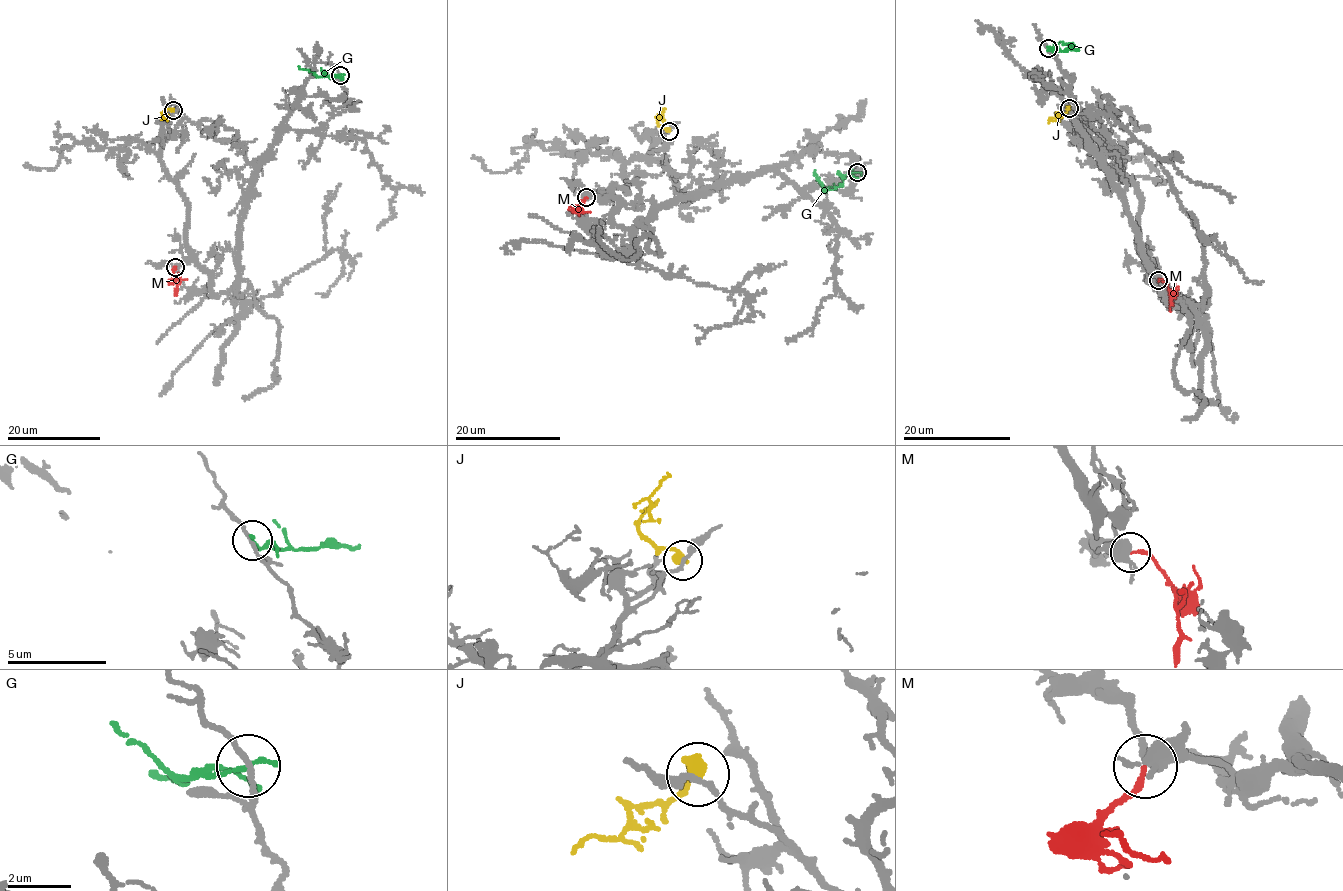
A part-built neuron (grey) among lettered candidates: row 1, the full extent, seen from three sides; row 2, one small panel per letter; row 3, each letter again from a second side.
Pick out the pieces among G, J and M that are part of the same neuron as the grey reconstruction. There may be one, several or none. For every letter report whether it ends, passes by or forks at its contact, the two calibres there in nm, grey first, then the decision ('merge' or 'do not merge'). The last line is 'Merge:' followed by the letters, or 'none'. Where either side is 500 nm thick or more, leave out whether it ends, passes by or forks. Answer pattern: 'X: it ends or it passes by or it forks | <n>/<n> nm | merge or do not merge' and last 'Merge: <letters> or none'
G: it ends | 160/140 nm | do not merge
J: it ends | 200/440 nm | do not merge
M: it ends | 380/150 nm | do not merge
Merge: none

